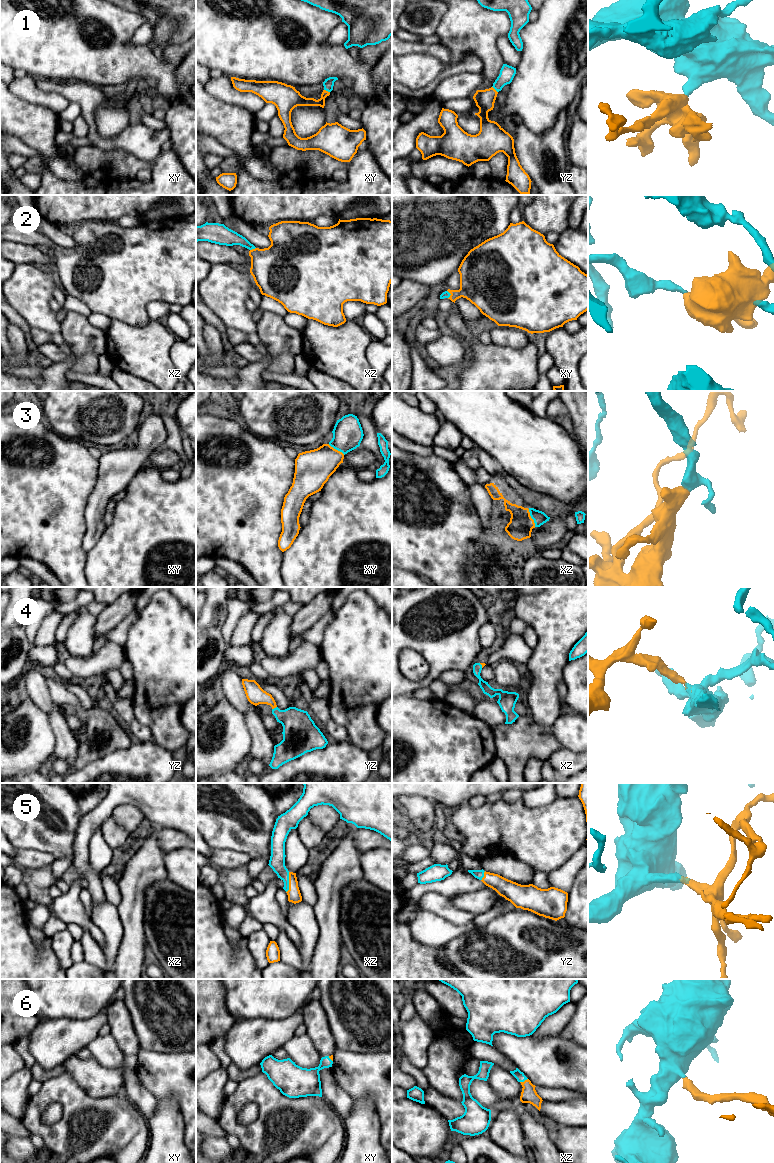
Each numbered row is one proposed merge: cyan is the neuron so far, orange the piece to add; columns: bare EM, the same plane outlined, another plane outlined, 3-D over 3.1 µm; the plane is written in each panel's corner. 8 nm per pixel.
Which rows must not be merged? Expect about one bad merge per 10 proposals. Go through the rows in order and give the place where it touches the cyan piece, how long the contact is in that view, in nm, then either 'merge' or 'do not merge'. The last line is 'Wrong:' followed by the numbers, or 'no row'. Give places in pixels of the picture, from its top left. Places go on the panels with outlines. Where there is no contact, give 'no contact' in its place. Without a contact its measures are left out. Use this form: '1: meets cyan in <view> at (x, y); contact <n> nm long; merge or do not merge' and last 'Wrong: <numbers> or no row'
1: meets cyan in xy at (327, 90); contact 50 nm long; merge
2: meets cyan in xy at (450, 294); contact 70 nm long; merge
3: meets cyan in xz at (531, 517); contact 160 nm long; merge
4: meets cyan in yz at (274, 708); contact 50 nm long; merge
5: meets cyan in xz at (288, 882); contact 170 nm long; merge
6: meets cyan in xz at (523, 1081); contact 70 nm long; merge
Wrong: no row

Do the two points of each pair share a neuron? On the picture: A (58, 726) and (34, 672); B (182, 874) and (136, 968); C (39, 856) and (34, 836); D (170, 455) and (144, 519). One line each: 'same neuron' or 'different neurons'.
A: same neuron
B: different neurons
C: different neurons
D: different neurons

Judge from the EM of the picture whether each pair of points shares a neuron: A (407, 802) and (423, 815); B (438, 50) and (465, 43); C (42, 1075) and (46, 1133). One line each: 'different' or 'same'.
A: same
B: different
C: different

